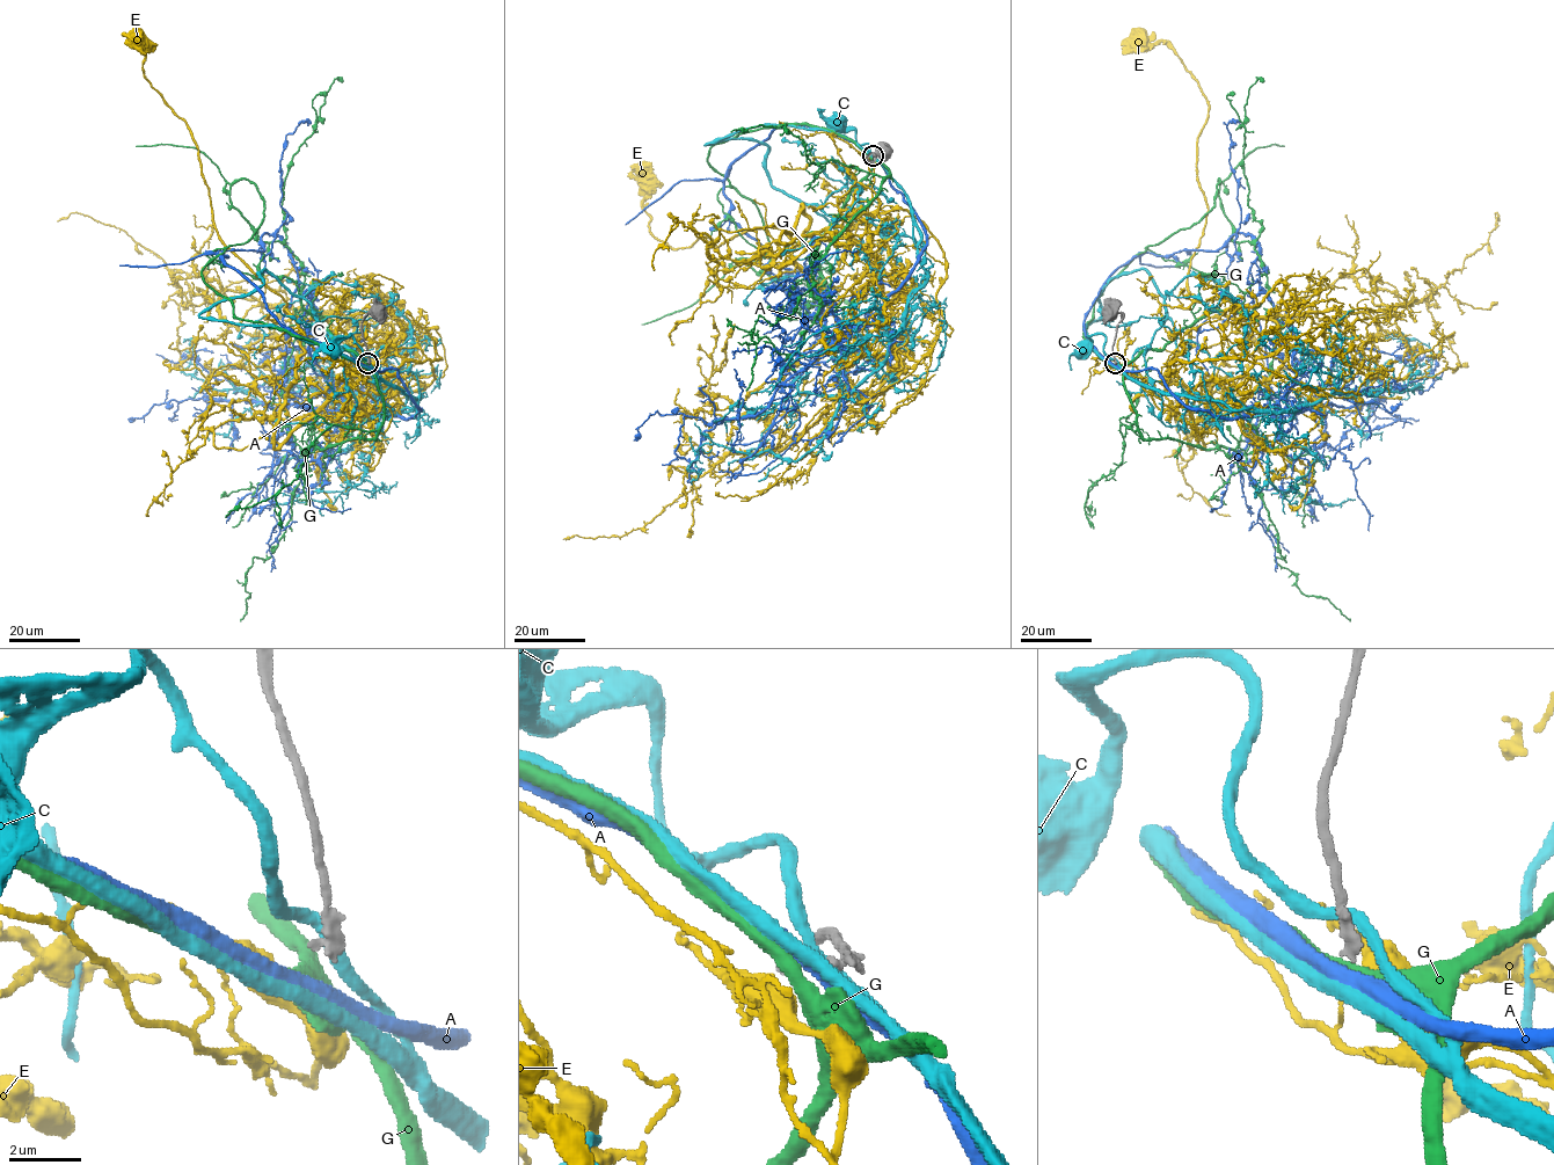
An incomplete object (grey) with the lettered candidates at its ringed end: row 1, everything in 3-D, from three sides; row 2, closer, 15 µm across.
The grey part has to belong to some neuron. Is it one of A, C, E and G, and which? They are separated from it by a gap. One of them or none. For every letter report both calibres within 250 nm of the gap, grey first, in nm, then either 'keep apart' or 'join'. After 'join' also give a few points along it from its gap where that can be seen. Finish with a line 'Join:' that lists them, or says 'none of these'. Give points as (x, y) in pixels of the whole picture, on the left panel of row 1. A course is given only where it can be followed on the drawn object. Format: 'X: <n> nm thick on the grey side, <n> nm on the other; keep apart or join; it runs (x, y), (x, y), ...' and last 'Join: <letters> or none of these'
A: 320 nm thick on the grey side, 400 nm on the other; keep apart
C: 320 nm thick on the grey side, 360 nm on the other; keep apart
E: 320 nm thick on the grey side, 500 nm on the other; keep apart
G: 320 nm thick on the grey side, 480 nm on the other; join; it runs (365, 364), (239, 319), (204, 282), (202, 269), (261, 224), (253, 183), (230, 183), (196, 148), (136, 146)
Join: G

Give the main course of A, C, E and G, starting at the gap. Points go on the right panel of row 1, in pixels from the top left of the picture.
A: (1115, 365), (1085, 325), (1114, 272), (1248, 234), (1270, 371), (1252, 437), (1261, 452)
C: (1116, 362), (1103, 351), (1106, 337), (1102, 334), (1092, 335), (1092, 342), (1085, 350)
E: (1118, 364), (1234, 407), (1286, 357), (1276, 322), (1232, 319), (1189, 290), (1209, 103), (1167, 44), (1137, 38)
G: (1118, 364), (1085, 339), (1103, 288), (1148, 246), (1196, 224), (1215, 205), (1219, 179), (1256, 148), (1284, 146)

